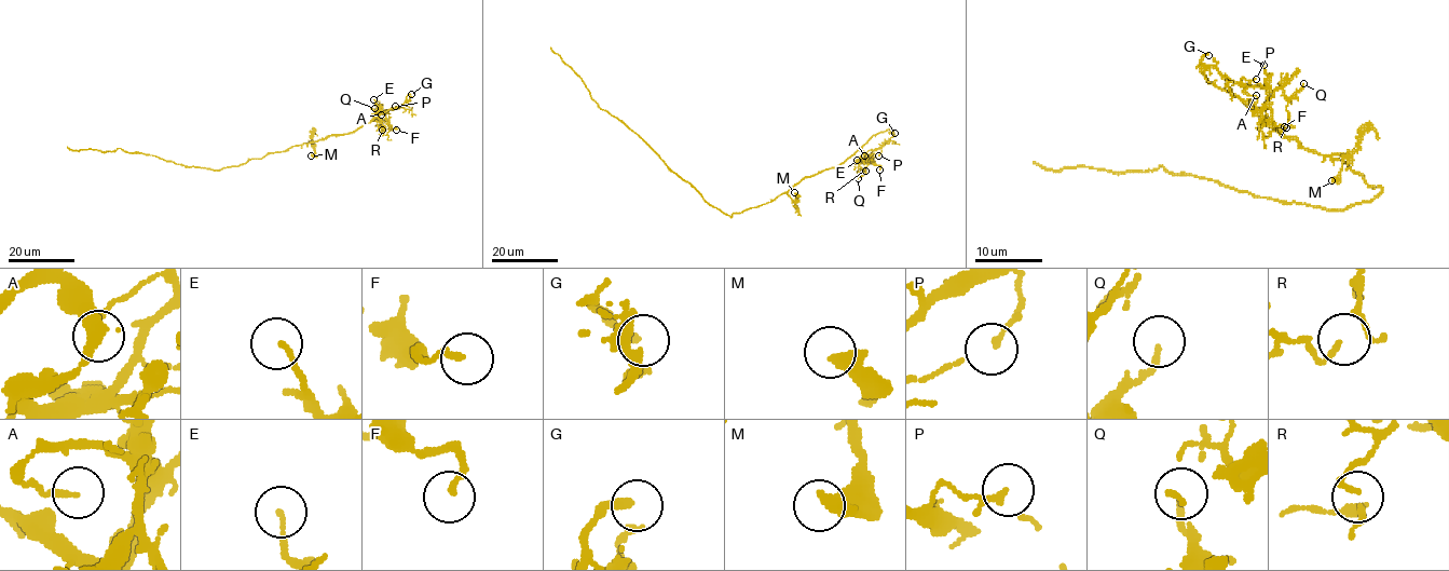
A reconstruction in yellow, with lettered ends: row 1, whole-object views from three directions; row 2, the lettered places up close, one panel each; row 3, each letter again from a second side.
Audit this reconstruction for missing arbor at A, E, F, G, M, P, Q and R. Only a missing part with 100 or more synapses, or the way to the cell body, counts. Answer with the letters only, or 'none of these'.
G

